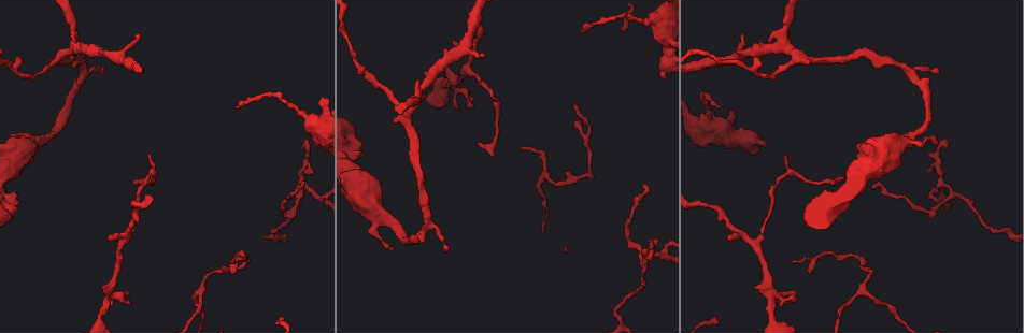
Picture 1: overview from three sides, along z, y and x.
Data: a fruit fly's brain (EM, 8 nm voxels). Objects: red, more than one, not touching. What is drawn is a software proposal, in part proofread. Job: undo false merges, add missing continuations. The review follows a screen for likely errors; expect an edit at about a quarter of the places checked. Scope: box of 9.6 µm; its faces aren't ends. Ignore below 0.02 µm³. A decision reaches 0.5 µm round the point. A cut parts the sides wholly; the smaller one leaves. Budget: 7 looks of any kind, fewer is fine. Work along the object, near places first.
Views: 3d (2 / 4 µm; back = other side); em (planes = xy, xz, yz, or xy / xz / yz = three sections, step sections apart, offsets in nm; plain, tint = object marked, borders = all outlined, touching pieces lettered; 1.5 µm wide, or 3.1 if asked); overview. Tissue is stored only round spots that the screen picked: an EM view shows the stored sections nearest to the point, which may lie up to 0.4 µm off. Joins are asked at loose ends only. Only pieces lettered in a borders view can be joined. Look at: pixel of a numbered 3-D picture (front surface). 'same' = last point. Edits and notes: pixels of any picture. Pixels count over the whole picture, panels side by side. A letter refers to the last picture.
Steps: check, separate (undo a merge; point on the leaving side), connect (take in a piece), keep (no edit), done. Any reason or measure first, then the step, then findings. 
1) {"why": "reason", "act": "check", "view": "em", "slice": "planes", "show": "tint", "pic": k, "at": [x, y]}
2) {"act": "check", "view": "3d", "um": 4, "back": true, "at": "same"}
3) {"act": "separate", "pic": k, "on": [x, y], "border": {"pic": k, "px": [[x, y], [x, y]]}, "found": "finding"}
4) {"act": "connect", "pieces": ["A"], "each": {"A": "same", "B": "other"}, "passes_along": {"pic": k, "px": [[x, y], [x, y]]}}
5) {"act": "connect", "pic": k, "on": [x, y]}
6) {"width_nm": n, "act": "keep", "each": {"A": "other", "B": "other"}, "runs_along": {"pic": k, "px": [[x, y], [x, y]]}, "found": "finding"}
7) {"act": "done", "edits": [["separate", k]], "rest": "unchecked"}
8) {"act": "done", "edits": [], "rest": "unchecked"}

{"act": "check", "view": "3d", "um": 4, "pic": 1, "at": [417, 94]}

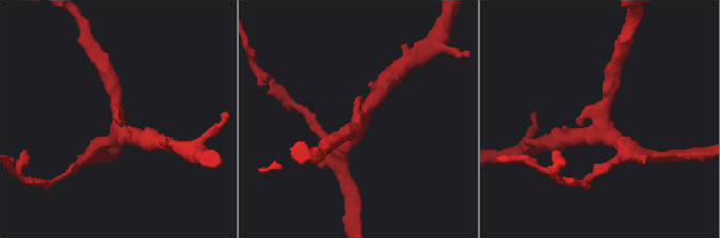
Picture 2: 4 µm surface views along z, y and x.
{"arms": 3, "arm_widths_nm": [220, 220, 300], "act": "check", "view": "em", "slice": "planes", "show": "borders", "pic": 2, "at": [600, 134]}

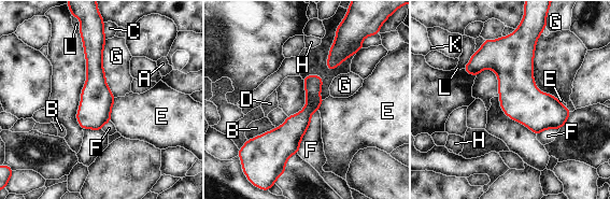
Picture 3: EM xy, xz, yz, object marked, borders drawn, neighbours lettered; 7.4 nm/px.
{"act": "keep", "each": {"A": "other", "B": "other", "C": "other", "D": "other", "E": "other", "F": "other", "G": "other", "H": "other", "K": "other", "L": "other"}, "border": {"pic": 3, "px": [[105, 40], [102, 68], [115, 97]]}, "found": "all the same neuron"}

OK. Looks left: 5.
{"why": "an open end", "act": "check", "view": "em", "slice": "planes", "show": "plain", "pic": 1, "at": [481, 55]}

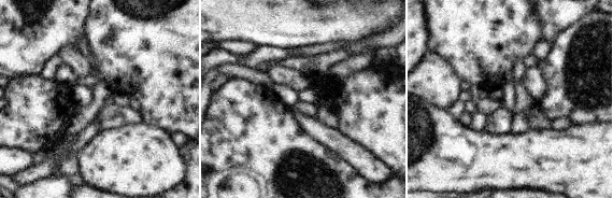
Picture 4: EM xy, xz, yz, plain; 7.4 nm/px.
{"why": "see the neighbours", "act": "check", "view": "em", "slice": "planes", "show": "borders", "at": "same"}

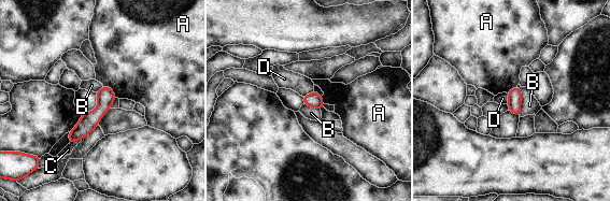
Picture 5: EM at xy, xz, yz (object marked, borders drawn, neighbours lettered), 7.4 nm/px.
{"act": "keep", "each": {"A": "other", "B": "other", "C": "other", "D": "other"}, "runs_along": {"pic": 5, "px": [[107, 89], [102, 108], [71, 139]]}, "found": "none of them fits"}

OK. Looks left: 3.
{"why": "two arms in line, one across", "act": "check", "view": "3d", "um": 2, "pic": 1, "at": [118, 245]}

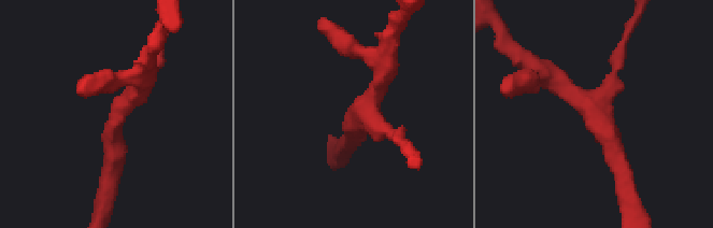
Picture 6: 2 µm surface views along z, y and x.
{"why": "need the tissue", "act": "check", "view": "em", "slice": "planes", "show": "tint", "pic": 6, "at": [596, 112]}

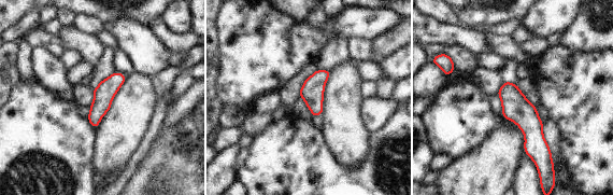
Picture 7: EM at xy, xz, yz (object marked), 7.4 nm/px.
{"act": "check", "view": "em", "slice": "planes", "show": "borders", "at": "same"}

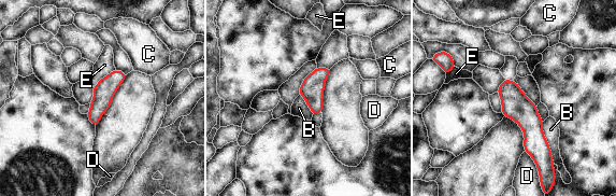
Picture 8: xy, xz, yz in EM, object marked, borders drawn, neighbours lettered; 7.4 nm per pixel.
{"longest_contact_nm": ["B", 300], "act": "keep", "each": {"B": "other", "C": "other", "D": "other", "E": "other"}, "border": {"pic": 8, "px": [[542, 122], [542, 134], [553, 160]]}, "found": "continuous, no second neuron"}

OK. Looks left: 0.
{"act": "done", "edits": [], "rest": "unchecked"}

